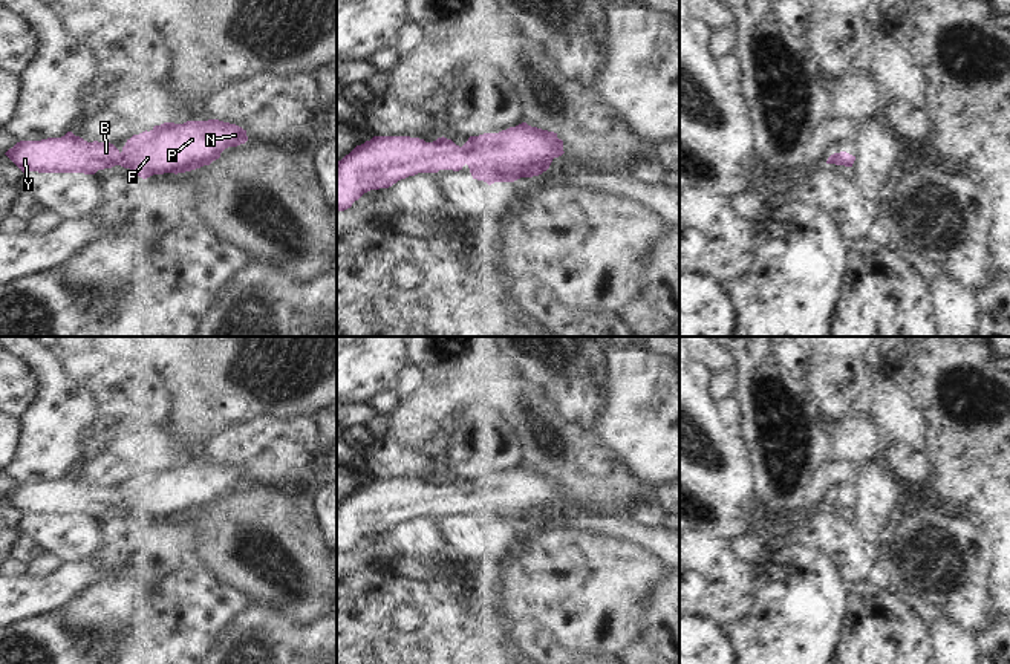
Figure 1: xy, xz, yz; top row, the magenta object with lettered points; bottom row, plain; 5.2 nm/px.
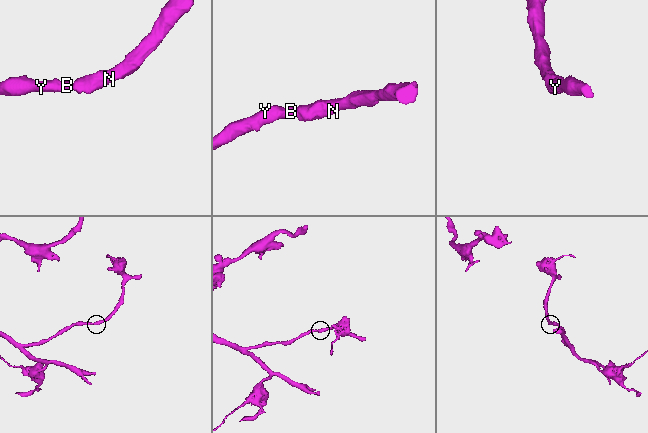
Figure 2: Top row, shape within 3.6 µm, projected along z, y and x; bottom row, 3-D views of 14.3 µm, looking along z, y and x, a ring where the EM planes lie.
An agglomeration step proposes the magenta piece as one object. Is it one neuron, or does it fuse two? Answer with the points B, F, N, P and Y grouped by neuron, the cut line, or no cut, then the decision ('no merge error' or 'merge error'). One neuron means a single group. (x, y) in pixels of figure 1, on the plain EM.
B F N P Y | no cut | no merge error

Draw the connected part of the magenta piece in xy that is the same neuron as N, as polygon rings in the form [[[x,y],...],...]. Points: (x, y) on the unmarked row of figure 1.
[[[219,462],[164,465],[133,477],[119,494],[110,485],[87,485],[72,474],[61,480],[20,483],[5,497],[24,516],[84,516],[121,508],[147,522],[210,508],[228,490],[248,483],[246,473]]]

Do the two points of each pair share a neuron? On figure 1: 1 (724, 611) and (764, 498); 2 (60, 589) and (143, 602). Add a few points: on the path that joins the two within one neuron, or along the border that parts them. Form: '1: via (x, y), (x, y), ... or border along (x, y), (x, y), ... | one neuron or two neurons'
1: border along (744, 548), (759, 574) | two neurons
2: border along (95, 560), (95, 580), (51, 612) | two neurons

